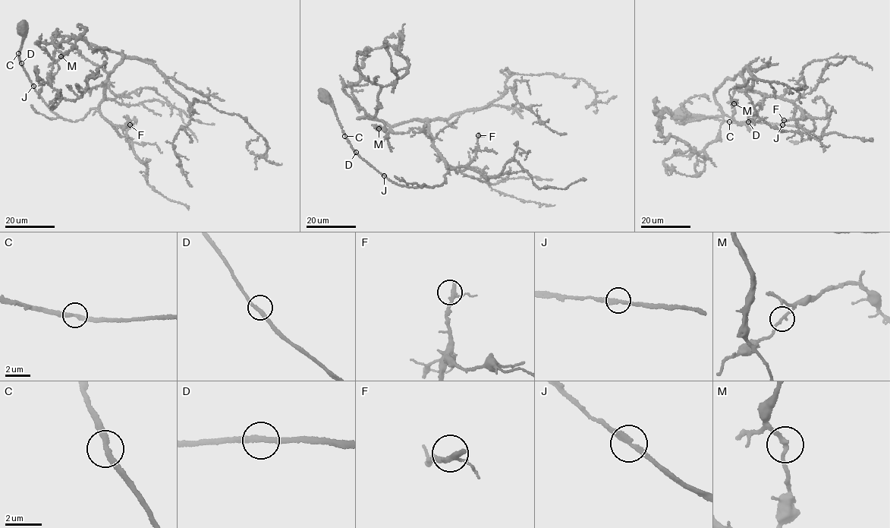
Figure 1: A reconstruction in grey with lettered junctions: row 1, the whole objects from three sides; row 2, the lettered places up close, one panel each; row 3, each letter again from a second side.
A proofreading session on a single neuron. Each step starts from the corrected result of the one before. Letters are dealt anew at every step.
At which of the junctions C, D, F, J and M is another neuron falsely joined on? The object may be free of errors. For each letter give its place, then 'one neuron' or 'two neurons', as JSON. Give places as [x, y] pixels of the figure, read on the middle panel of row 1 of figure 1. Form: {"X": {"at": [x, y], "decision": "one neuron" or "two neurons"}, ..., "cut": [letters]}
{"C": {"at": [344, 136], "decision": "one neuron"}, "D": {"at": [356, 152], "decision": "one neuron"}, "F": {"at": [478, 135], "decision": "one neuron"}, "J": {"at": [384, 175], "decision": "one neuron"}, "M": {"at": [378, 128], "decision": "one neuron"}, "cut": []}

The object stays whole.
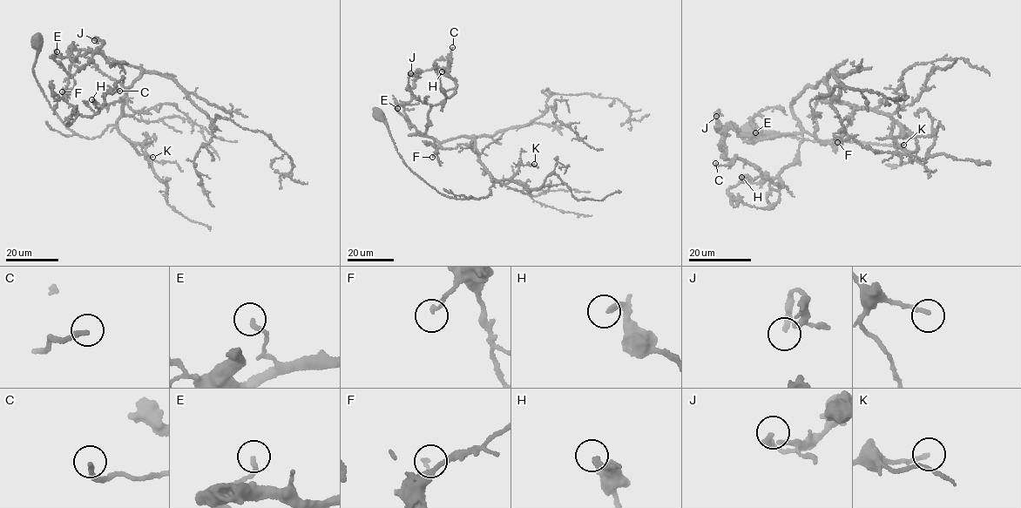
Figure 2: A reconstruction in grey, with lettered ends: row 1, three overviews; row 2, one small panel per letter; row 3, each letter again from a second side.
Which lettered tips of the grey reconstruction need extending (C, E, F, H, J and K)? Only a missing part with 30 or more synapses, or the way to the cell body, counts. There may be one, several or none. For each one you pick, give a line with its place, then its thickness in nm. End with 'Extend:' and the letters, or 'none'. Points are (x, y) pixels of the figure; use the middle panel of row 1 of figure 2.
Extend: none

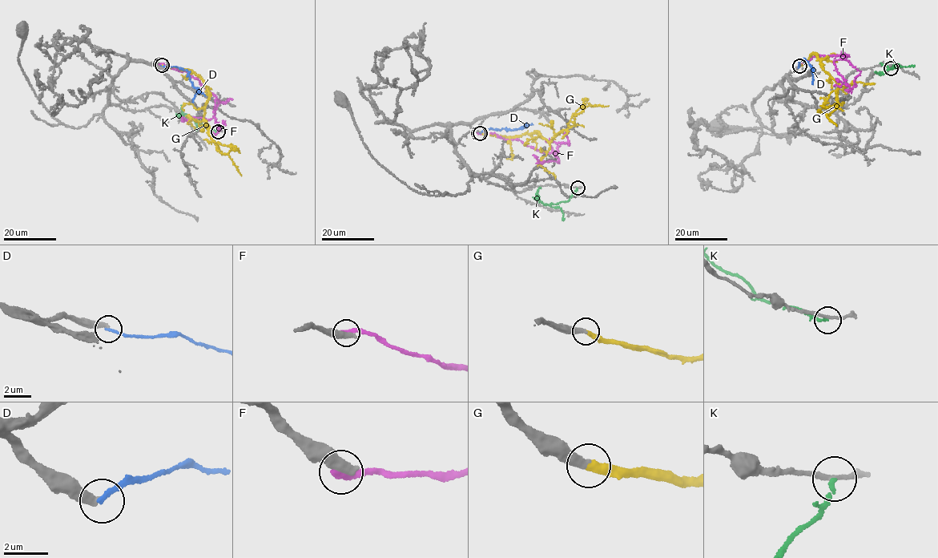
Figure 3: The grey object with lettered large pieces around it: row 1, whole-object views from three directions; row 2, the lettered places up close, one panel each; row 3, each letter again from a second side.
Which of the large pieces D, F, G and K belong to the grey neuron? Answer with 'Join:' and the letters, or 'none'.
Join: G

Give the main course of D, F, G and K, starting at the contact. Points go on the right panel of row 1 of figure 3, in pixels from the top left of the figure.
D: (799, 66), (799, 62), (804, 58), (812, 69), (813, 84)
F: (799, 66), (815, 54), (842, 54), (845, 58), (837, 59), (833, 63), (847, 85), (835, 84)
G: (799, 66), (814, 52), (817, 54), (822, 67), (839, 84), (837, 107), (827, 115), (837, 126)
K: (891, 68), (899, 66), (895, 65), (880, 72), (875, 70)

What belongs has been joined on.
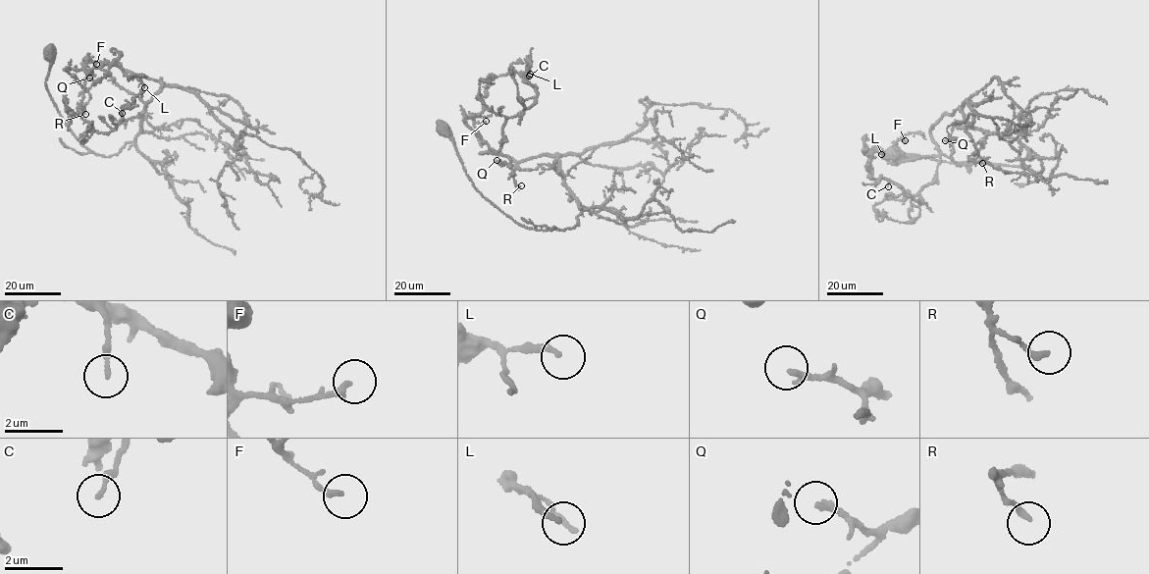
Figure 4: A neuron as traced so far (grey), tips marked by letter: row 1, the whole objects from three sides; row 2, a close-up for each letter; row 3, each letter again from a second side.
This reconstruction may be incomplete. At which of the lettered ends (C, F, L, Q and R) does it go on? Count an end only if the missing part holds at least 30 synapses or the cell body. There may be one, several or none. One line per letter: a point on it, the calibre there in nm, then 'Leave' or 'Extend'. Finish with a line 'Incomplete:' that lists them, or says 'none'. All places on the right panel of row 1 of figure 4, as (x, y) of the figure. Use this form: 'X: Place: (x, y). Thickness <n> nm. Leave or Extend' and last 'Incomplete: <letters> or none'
C: Place: (888, 186). Thickness 170 nm. Leave
F: Place: (905, 140). Thickness 190 nm. Leave
L: Place: (881, 154). Thickness 190 nm. Leave
Q: Place: (945, 140). Thickness 220 nm. Extend
R: Place: (982, 163). Thickness 180 nm. Leave
Incomplete: Q

